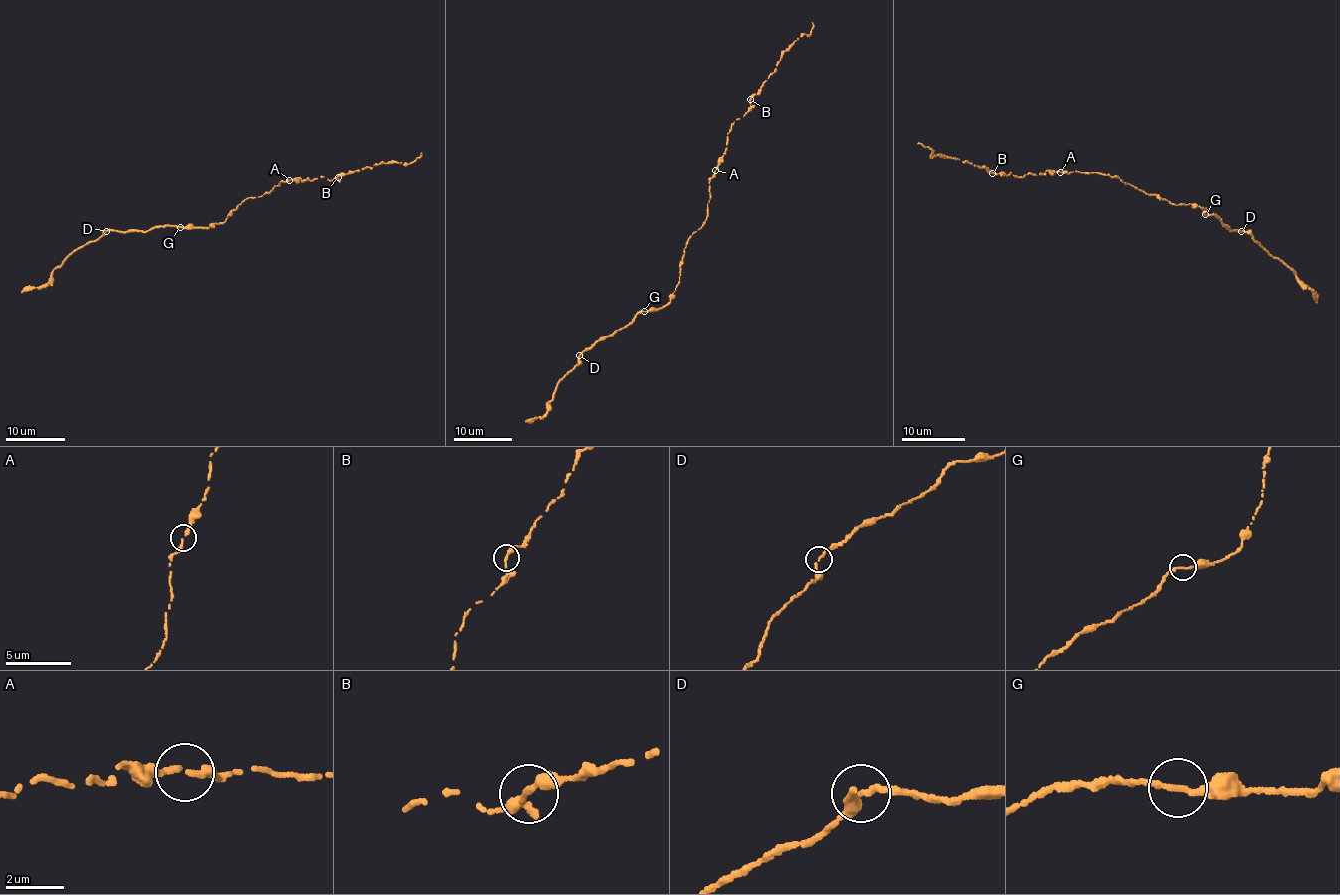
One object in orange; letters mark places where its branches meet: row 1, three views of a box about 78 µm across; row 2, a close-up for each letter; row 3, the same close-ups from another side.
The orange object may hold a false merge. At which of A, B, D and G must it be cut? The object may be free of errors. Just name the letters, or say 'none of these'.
none of these

